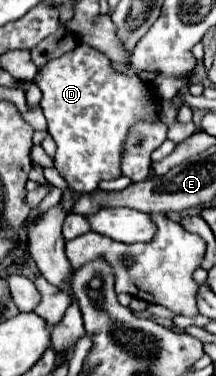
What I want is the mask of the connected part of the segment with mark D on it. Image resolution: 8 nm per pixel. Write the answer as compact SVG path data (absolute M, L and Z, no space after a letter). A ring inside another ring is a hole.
M80 42L68 54L62 54L60 58L42 66L34 82L42 90L40 106L48 120L48 134L54 138L58 146L58 152L54 156L56 170L64 176L68 186L78 194L94 192L98 190L100 182L120 178L120 154L124 152L124 142L128 140L130 126L136 126L136 122L140 120L144 122L160 120L160 114L158 114L160 98L156 96L152 84L144 82L136 74L128 76L128 74L118 72L112 66L112 60L104 52L84 42Z

